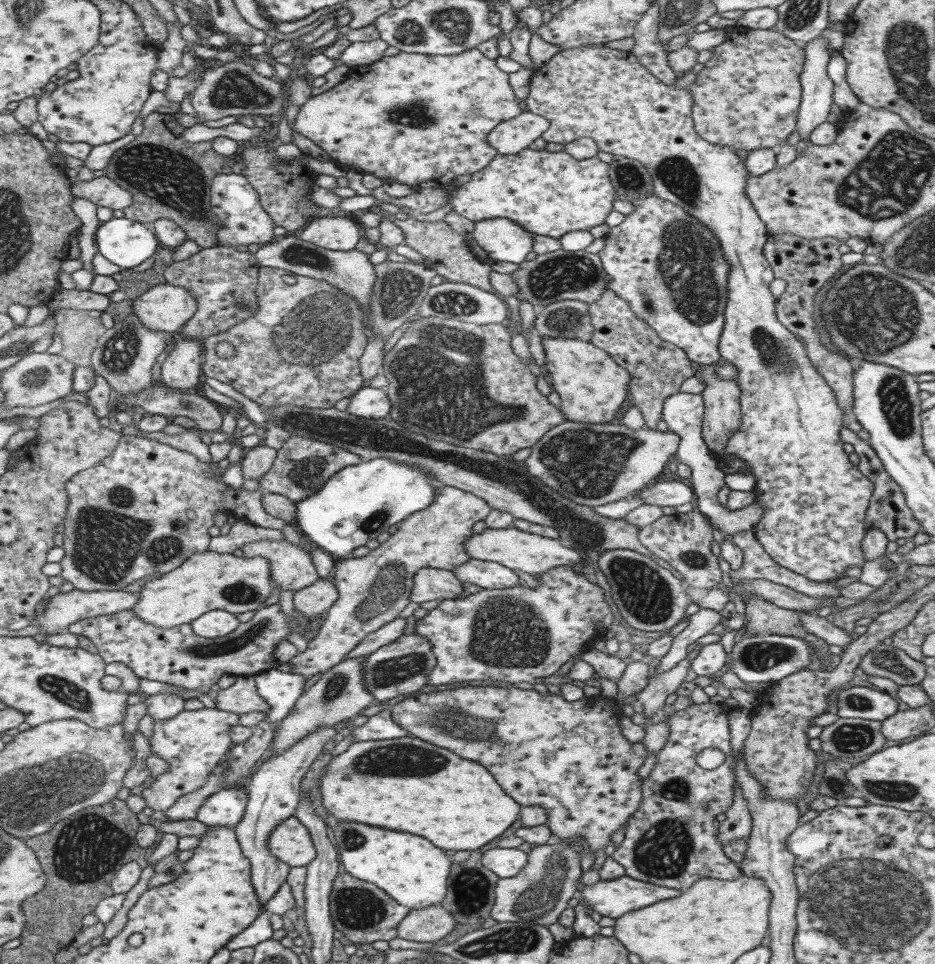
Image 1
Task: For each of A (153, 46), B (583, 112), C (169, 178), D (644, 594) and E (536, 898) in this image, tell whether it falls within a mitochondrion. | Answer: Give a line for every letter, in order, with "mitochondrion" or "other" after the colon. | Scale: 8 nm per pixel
A: other
B: other
C: mitochondrion
D: mitochondrion
E: mitochondrion

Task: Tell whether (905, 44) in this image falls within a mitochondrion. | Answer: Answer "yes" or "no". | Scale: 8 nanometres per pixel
yes

